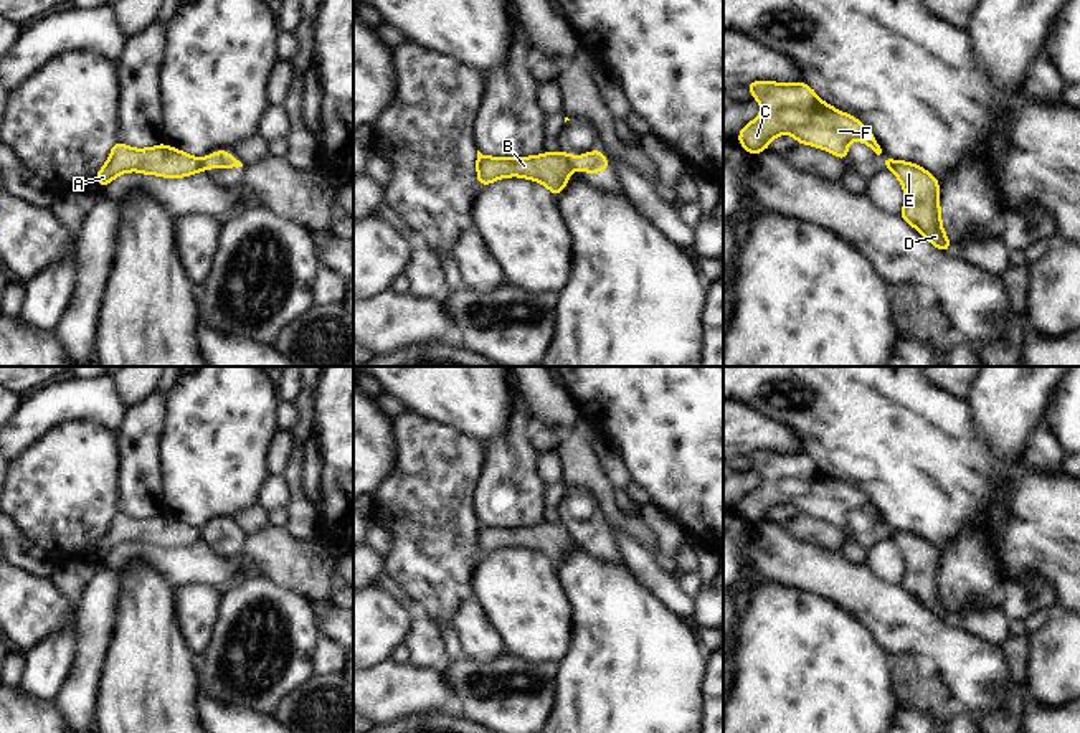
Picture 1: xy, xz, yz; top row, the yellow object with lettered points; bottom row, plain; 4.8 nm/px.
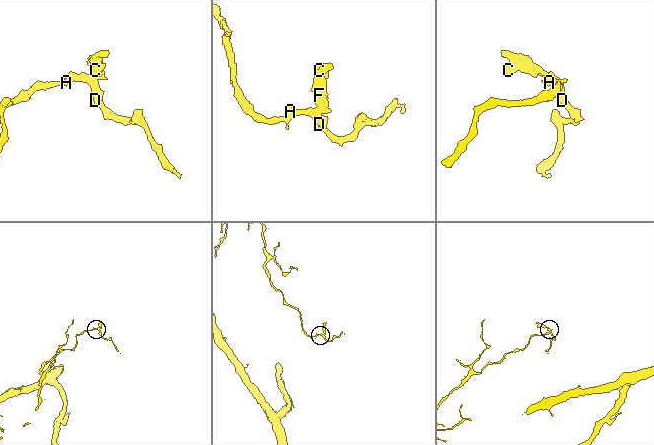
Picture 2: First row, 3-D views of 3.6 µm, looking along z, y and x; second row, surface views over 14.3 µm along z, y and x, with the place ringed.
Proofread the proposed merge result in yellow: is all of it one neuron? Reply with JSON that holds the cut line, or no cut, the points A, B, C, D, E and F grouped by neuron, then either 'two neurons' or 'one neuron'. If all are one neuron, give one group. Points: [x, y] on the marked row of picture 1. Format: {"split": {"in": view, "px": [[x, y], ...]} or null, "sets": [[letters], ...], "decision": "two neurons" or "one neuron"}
{"split": {"in": "xz", "px": [[572, 157], [570, 167]]}, "sets": [["A", "B", "D", "E"], ["C", "F"]], "decision": "two neurons"}

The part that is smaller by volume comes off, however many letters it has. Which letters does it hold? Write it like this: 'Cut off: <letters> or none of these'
Cut off: C, F

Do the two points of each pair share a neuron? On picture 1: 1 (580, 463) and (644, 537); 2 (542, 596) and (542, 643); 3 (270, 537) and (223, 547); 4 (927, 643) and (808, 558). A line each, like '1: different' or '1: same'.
1: same
2: same
3: different
4: same

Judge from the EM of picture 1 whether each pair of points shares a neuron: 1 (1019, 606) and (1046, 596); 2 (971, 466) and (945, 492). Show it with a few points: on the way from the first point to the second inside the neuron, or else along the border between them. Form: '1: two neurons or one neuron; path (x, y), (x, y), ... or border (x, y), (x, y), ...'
1: one neuron; path (1026, 600), (1039, 596)
2: one neuron; path (965, 472), (952, 486)

